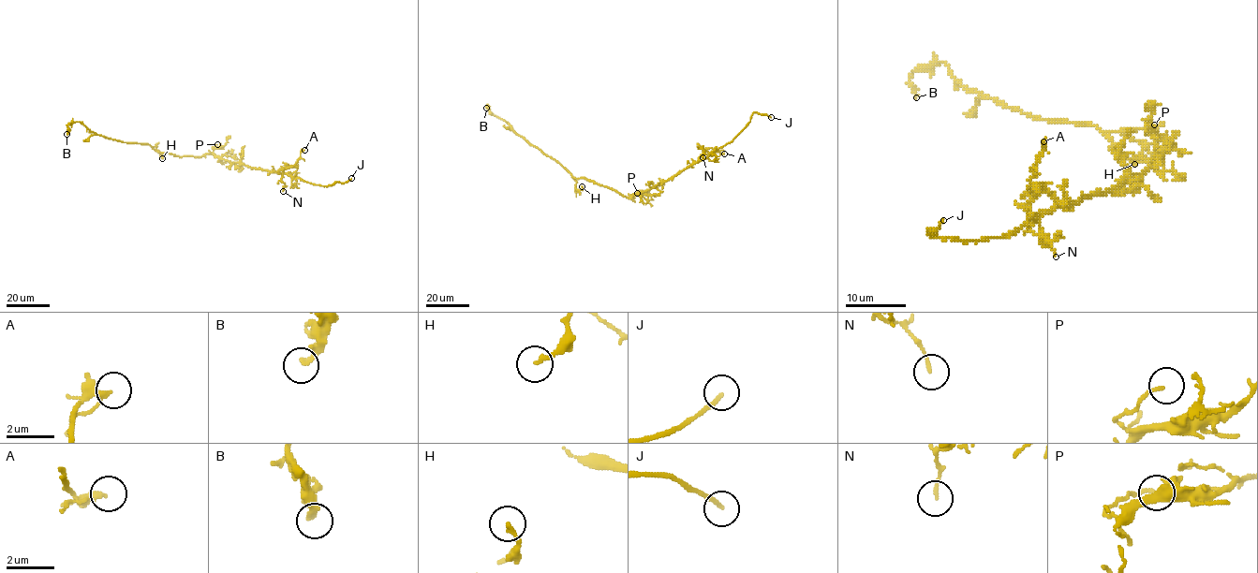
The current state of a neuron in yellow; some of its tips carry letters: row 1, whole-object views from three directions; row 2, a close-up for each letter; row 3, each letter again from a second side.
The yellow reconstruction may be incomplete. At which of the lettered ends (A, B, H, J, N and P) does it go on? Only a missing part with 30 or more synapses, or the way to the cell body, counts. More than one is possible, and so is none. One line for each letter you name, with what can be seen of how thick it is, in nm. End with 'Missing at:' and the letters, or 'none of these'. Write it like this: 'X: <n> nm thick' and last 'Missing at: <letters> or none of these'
J: 170 nm thick
Missing at: J

